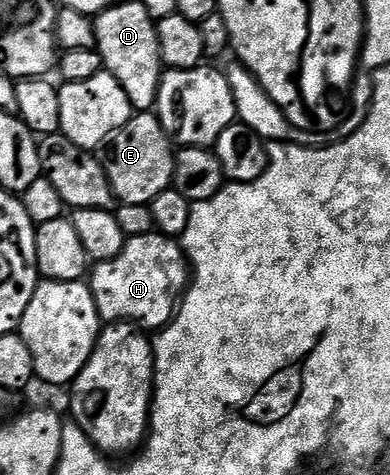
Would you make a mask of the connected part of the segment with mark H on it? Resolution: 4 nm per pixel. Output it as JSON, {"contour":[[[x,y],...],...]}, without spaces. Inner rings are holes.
{"contour":[[[161,233],[127,238],[124,249],[111,259],[93,264],[88,275],[99,320],[107,324],[133,323],[154,333],[166,326],[178,311],[192,278],[192,268],[177,238]]]}

